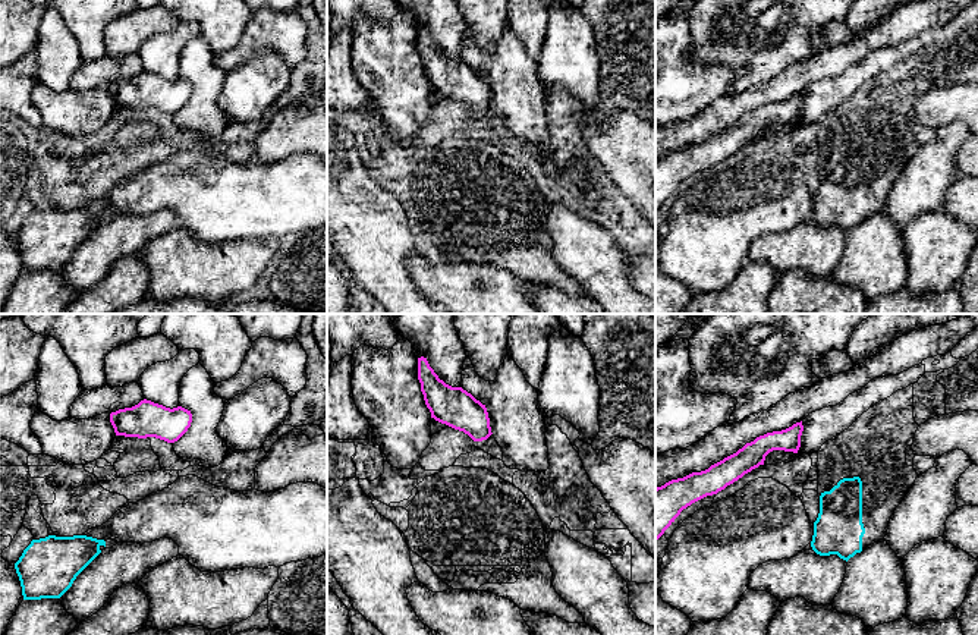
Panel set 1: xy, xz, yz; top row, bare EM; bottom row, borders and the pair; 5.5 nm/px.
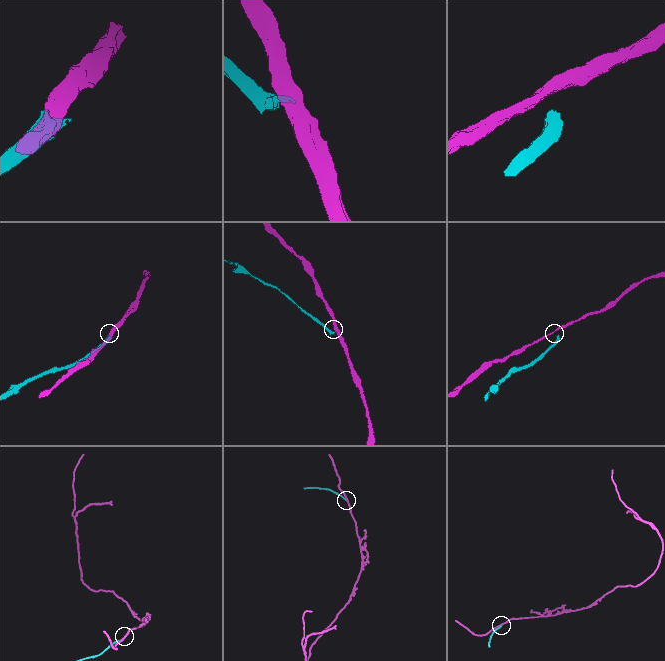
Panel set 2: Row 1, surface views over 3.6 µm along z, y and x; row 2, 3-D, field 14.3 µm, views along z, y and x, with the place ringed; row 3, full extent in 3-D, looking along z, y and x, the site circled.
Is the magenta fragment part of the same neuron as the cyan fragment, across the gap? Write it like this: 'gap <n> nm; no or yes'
gap 260 nm; no

